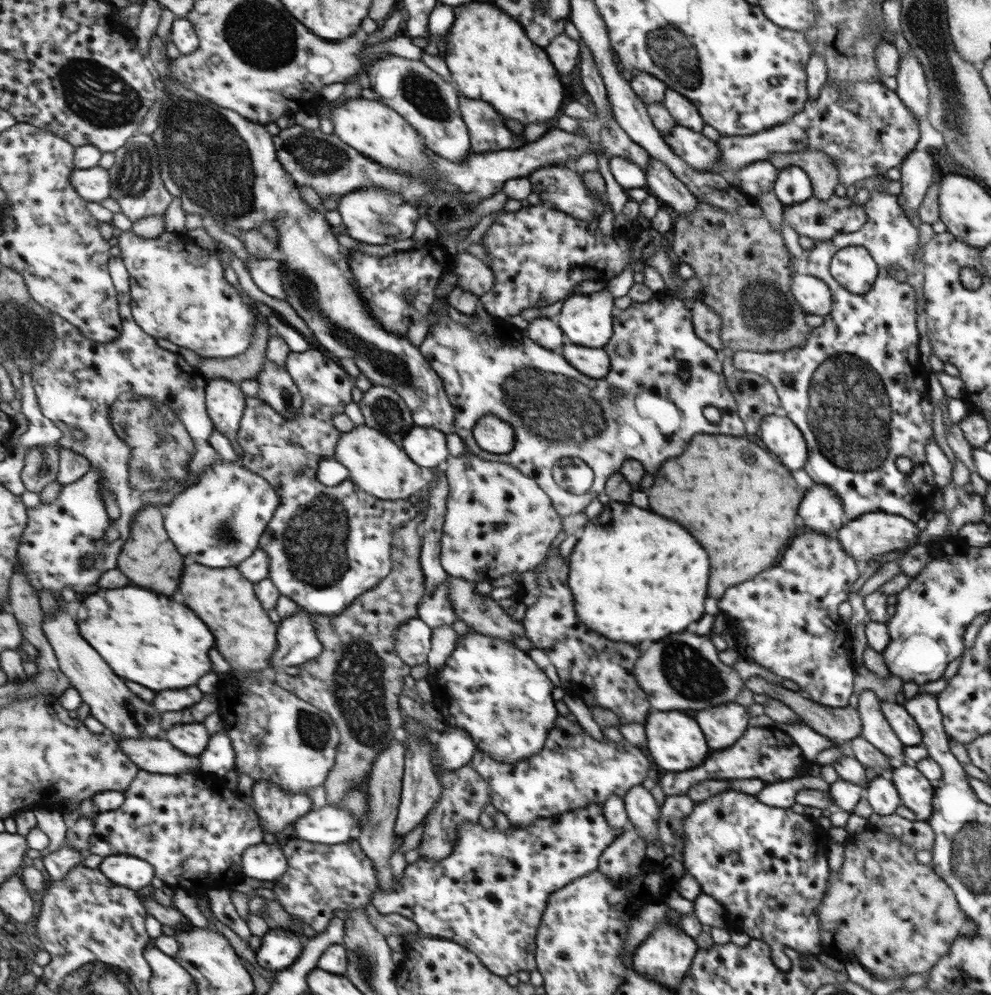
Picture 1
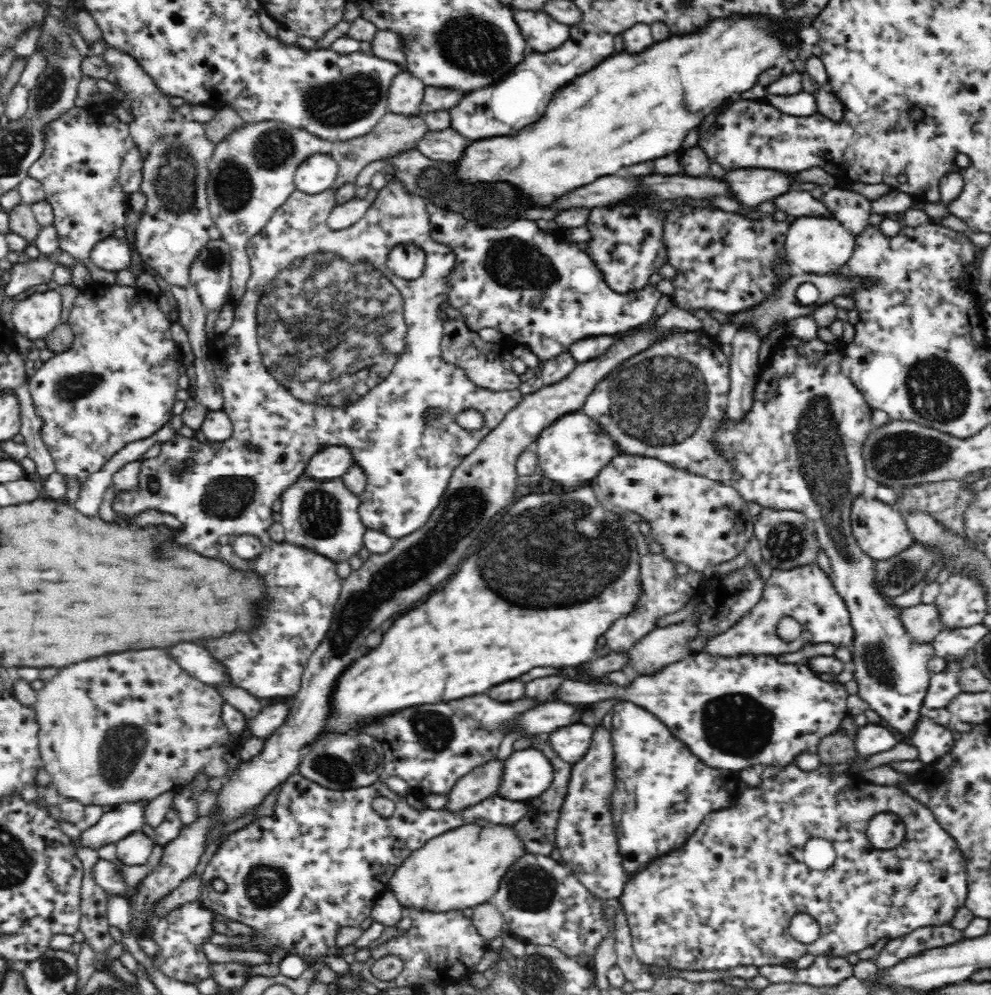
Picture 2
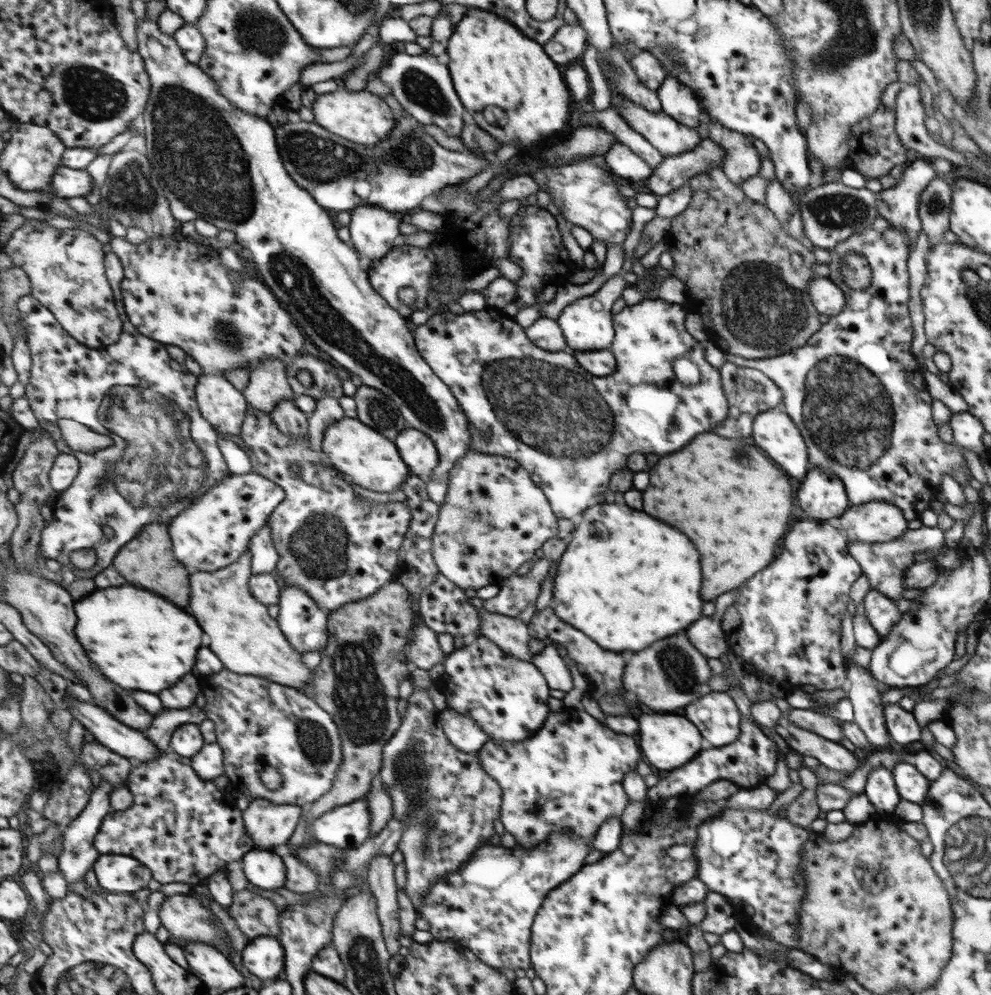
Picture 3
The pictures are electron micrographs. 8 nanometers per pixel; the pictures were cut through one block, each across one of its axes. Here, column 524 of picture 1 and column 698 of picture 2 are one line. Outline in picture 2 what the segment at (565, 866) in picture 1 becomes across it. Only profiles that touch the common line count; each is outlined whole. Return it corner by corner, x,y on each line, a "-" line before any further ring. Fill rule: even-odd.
795,764
784,767
764,766
760,774
760,784
755,787
748,787
740,792
734,800
733,806
720,811
712,811
702,820
698,829
687,839
687,842
678,850
663,854
650,861
644,869
640,870
625,883
623,893
619,901
626,917
630,932
633,952
643,965
655,964
659,967
678,970
730,970
736,966
776,966
785,964
786,960
796,960
806,954
816,957
834,956
844,957
850,954
857,954
865,948
872,947
880,938
900,938
916,929
922,927
939,927
950,924
954,913
959,906
965,904
969,893
967,878
967,864
963,854
959,850
954,838
940,827
935,817
924,804
916,801
910,793
896,786
882,786
874,784
859,776
851,776
843,772
829,771
830,766
820,765
816,770
806,772
800,770
-
881,811
896,812
906,827
906,836
900,846
890,850
879,850
869,842
866,829
869,821
-
812,838
828,840
838,852
836,862
828,870
813,870
804,864
802,852
788,852
788,850
804,850
-
806,913
813,916
820,925
820,936
818,940
810,945
798,942
789,933
789,924
795,914

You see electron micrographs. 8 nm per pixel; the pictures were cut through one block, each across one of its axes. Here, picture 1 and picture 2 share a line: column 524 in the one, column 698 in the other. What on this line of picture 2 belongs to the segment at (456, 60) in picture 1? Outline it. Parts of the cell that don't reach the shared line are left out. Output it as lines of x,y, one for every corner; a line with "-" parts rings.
734,16
730,20
714,20
714,22
710,22
708,28
702,30
700,34
672,36
672,38
668,38
664,42
652,44
642,54
640,52
636,54
636,52
627,51
620,52
614,58
608,57
608,60
603,59
602,62
598,63
598,66
586,71
584,74
578,75
578,78
574,78
574,82
570,82
568,86
564,86
562,90
558,90
554,94
554,98
550,100
550,104
546,108
546,114
536,124
530,124
528,128
522,128
516,136
496,136
496,138
472,141
459,158
459,161
457,161
455,177
459,180
460,184
468,184
470,186
472,184
480,184
480,182
508,182
508,184
516,186
520,190
522,198
526,198
532,206
542,208
542,206
552,206
556,198
560,198
560,196
564,196
564,194
580,188
580,184
594,182
600,176
621,174
625,167
632,166
632,164
646,162
646,160
653,161
672,153
681,152
680,146
682,146
682,140
684,140
684,136
688,136
688,132
692,128
696,128
708,114
716,107
720,107
728,97
739,96
740,93
750,90
756,84
756,78
764,70
774,67
778,57
782,56
785,51
790,52
790,48
792,48
794,42
787,42
781,36
788,31
788,33
796,33
796,40
798,40
798,32
803,27
803,24
797,22
797,20
771,20
767,16
750,16
750,18
738,18
738,16

